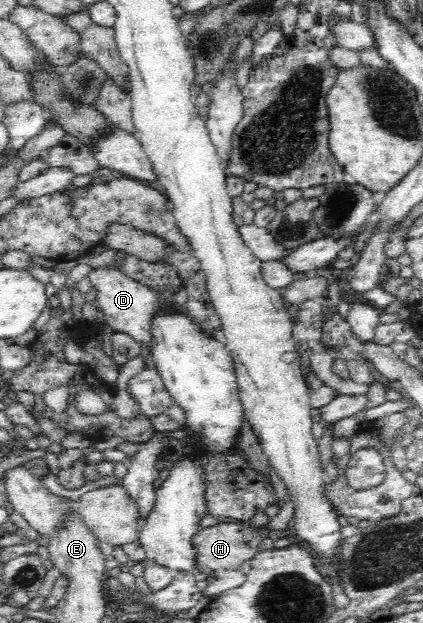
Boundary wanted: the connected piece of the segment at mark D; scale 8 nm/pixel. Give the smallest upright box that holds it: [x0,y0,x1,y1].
[86,267,157,346]

